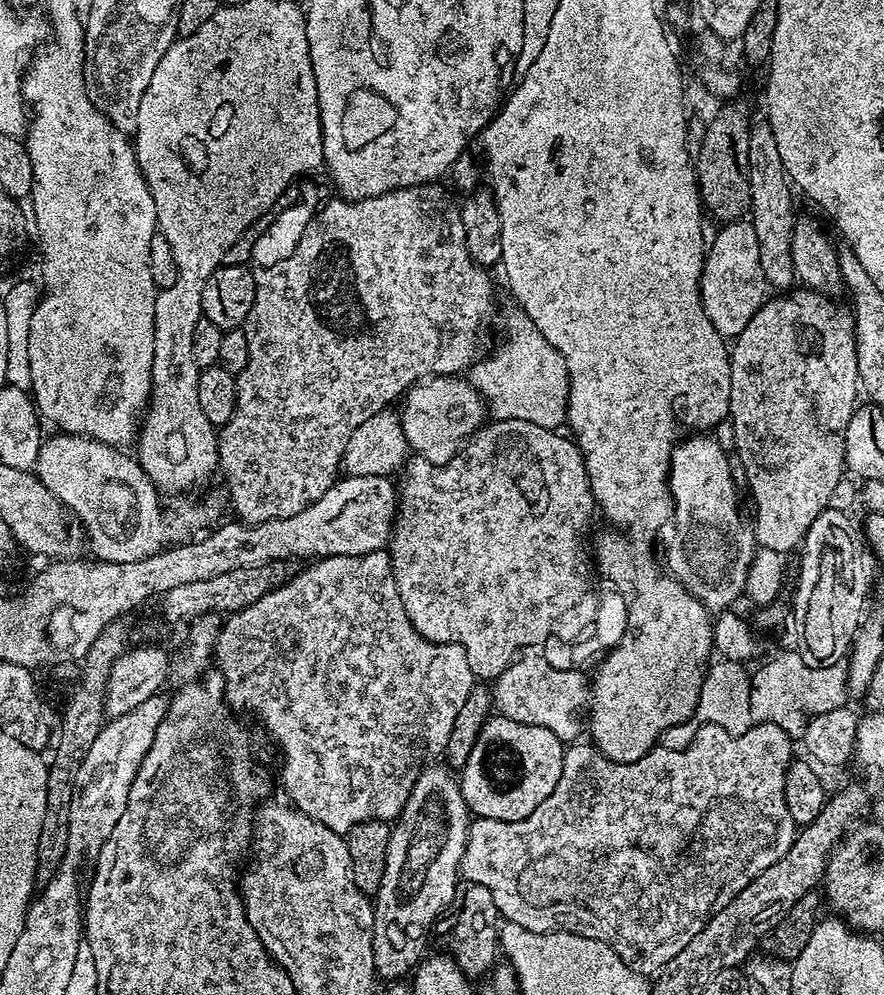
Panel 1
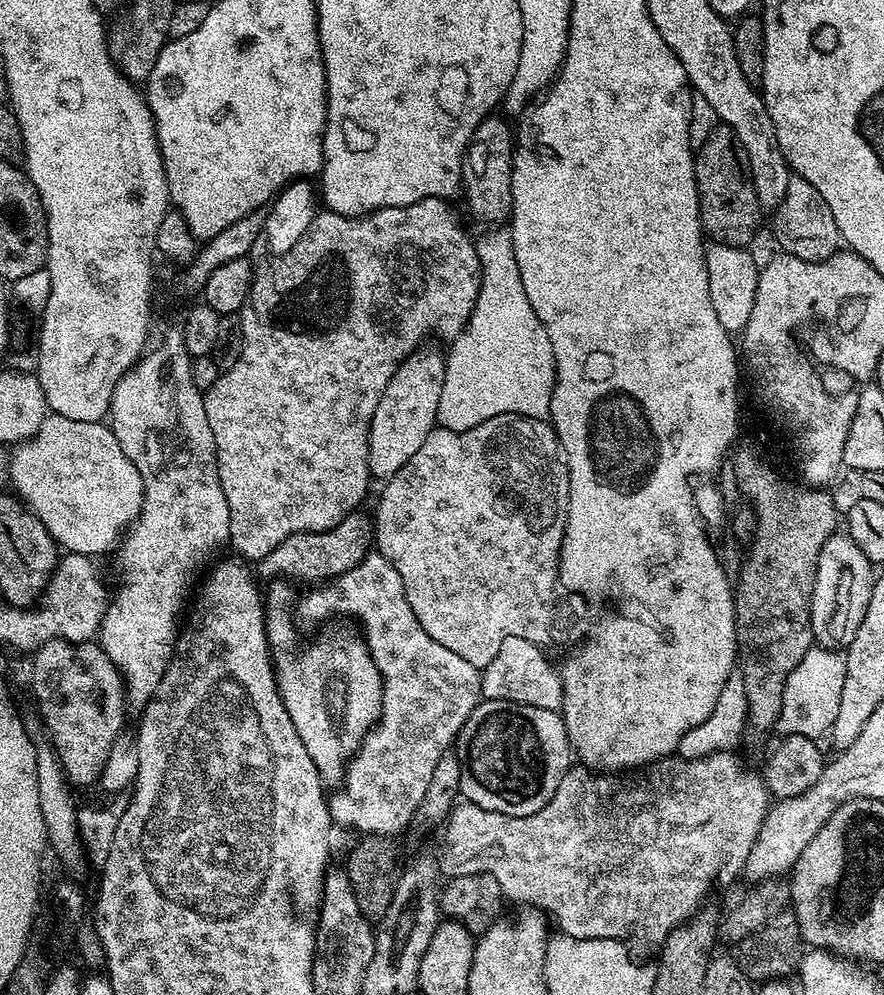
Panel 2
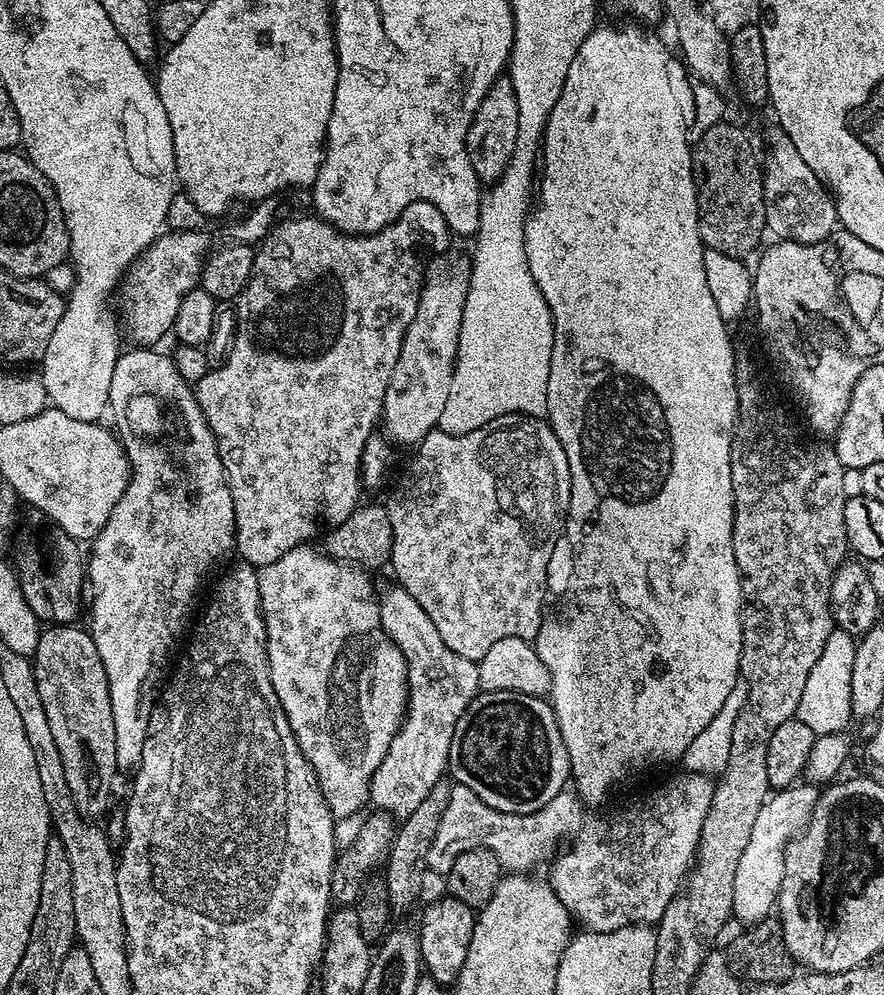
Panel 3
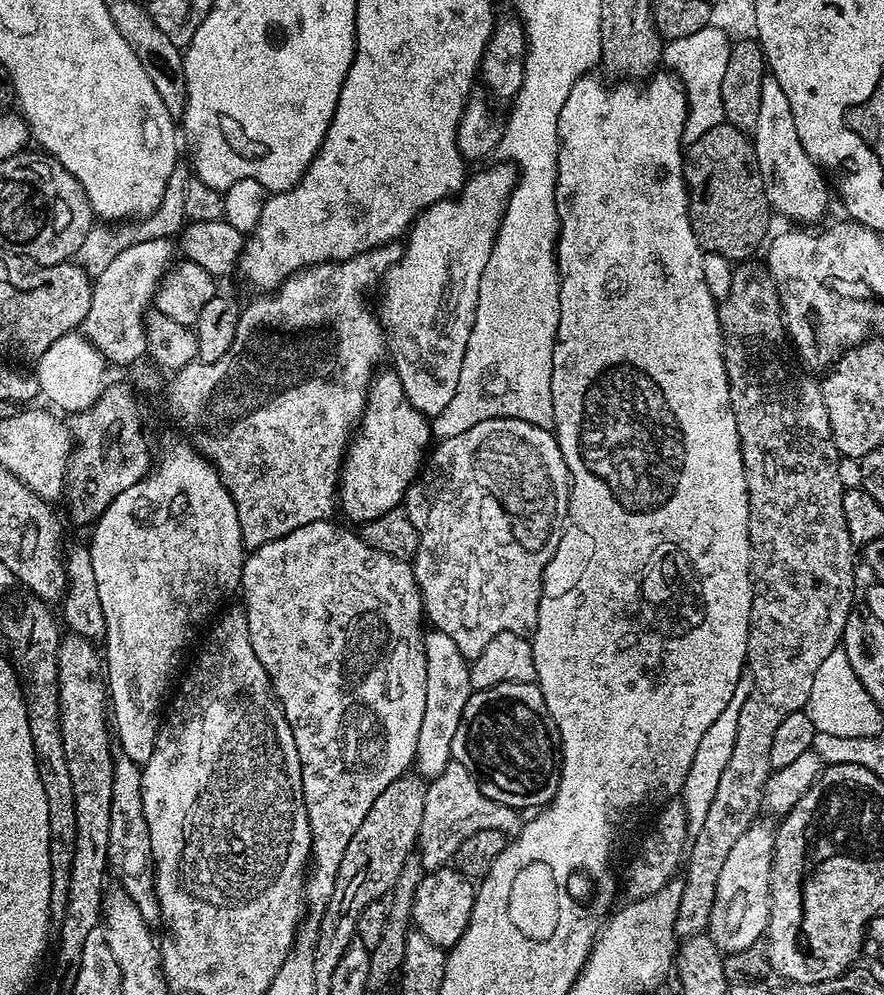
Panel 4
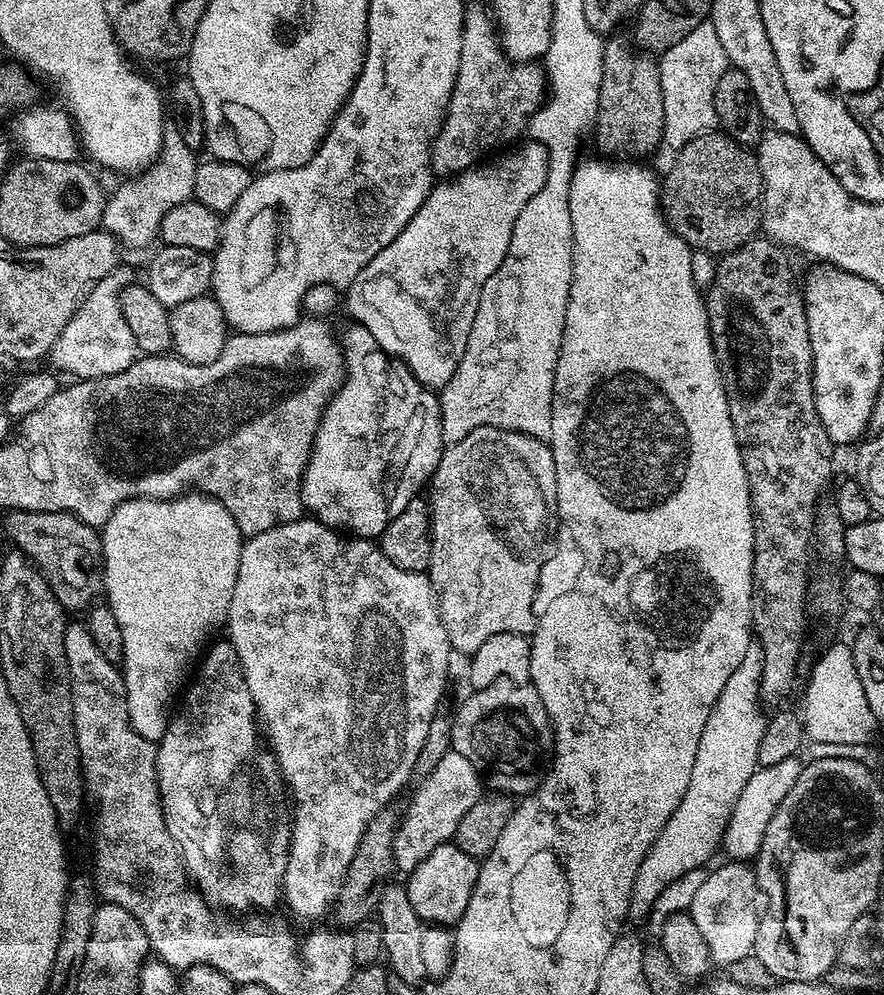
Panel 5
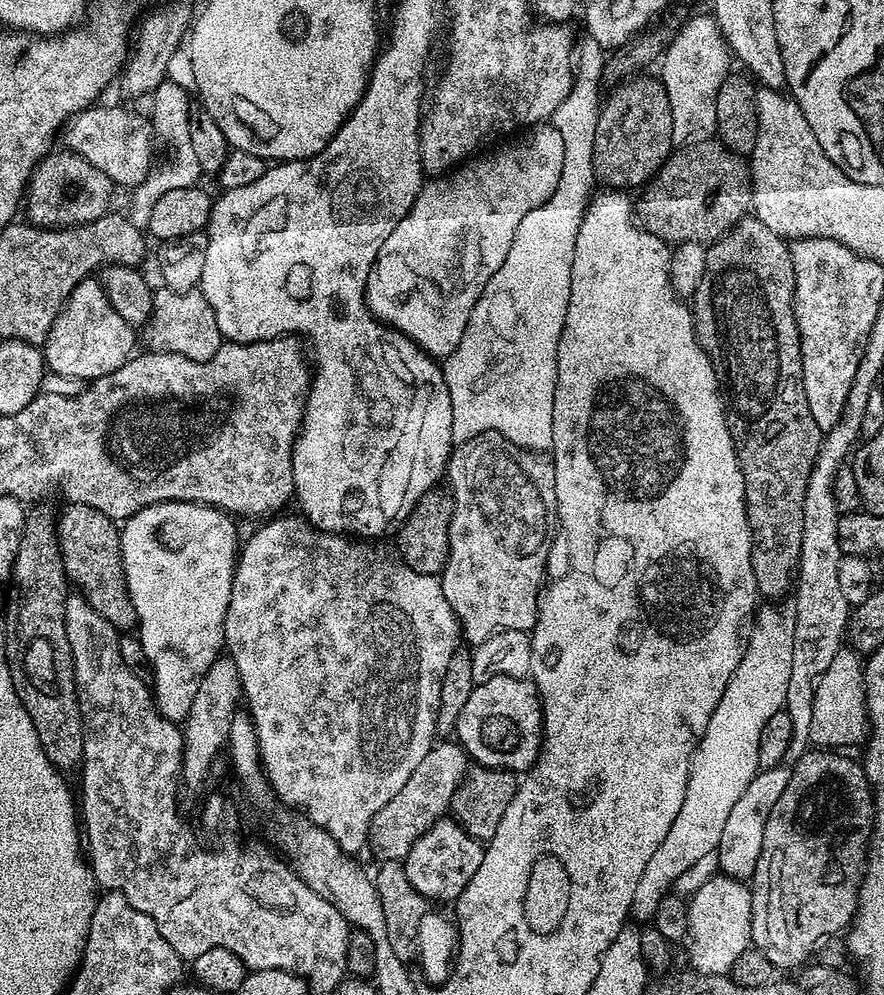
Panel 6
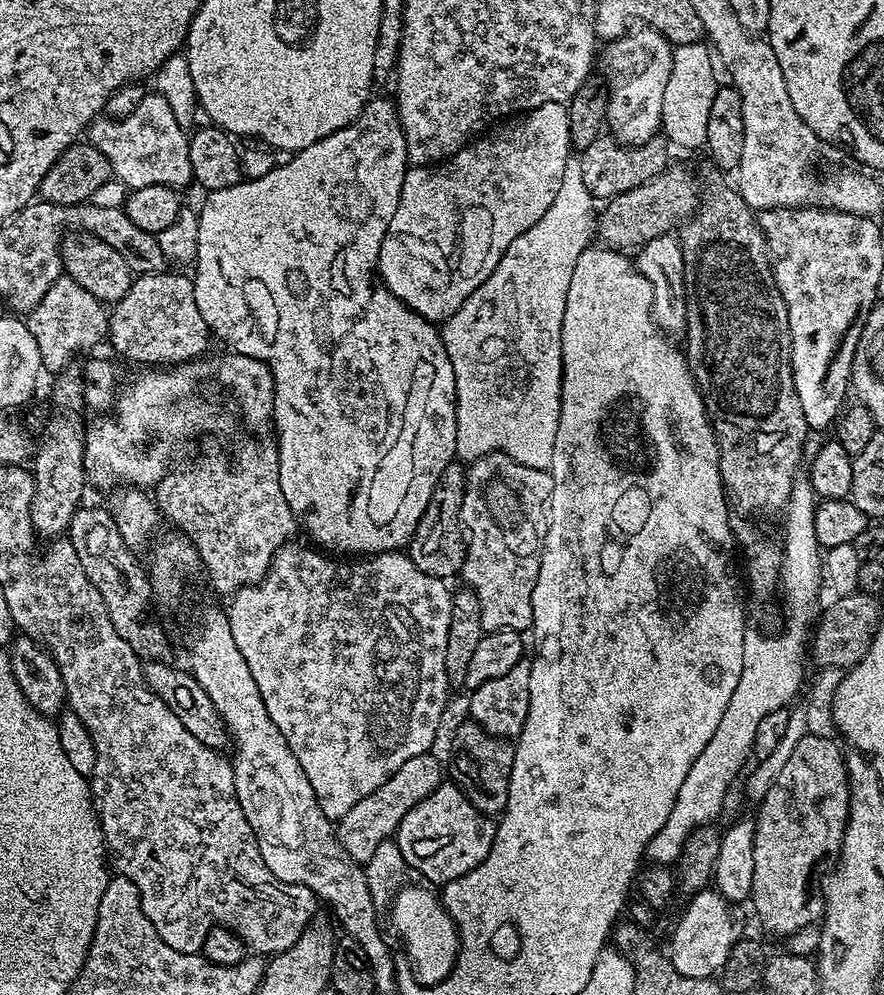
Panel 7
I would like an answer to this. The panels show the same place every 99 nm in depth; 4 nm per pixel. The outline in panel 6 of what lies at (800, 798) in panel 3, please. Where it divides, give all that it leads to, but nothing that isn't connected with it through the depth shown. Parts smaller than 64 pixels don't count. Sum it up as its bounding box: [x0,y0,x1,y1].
[687,874,751,976]

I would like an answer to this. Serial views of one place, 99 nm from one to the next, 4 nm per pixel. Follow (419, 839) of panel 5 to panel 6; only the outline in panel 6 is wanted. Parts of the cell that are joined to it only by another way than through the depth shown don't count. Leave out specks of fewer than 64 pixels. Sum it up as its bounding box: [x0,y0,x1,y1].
[366,742,470,861]

